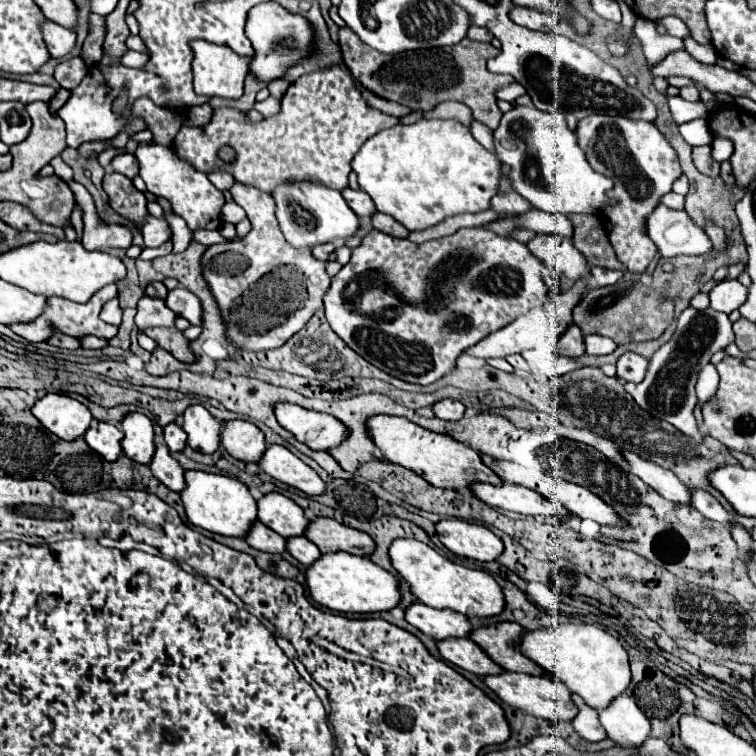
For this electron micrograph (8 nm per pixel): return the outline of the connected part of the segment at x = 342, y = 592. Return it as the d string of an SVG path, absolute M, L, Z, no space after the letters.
M346 551L320 555L320 559L316 559L312 565L306 567L304 575L310 597L332 611L340 611L340 613L390 611L400 601L398 579L392 573L372 563L368 557L358 557Z

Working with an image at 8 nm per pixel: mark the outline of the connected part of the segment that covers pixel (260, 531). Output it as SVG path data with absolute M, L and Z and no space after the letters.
M254 521L252 527L248 529L244 541L258 549L258 551L266 551L266 553L282 553L286 551L286 539L282 539L276 531L270 531L270 527L266 527L260 521Z

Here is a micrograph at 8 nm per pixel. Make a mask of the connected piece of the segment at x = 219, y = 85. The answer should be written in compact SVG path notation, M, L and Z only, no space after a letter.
M194 41L192 45L194 51L194 63L192 63L192 71L194 71L194 91L198 95L206 95L206 97L226 97L226 99L238 99L244 91L244 79L248 75L248 57L242 57L234 51L230 51L230 47L222 47L210 41Z

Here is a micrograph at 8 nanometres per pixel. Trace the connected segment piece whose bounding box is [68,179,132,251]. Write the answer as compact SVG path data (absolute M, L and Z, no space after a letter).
M74 179L68 183L76 203L82 209L82 221L84 221L84 235L82 235L82 245L88 251L96 249L108 249L108 247L130 247L132 245L132 233L124 225L114 225L114 223L104 223L96 211L92 195L86 191L84 185L76 183Z

